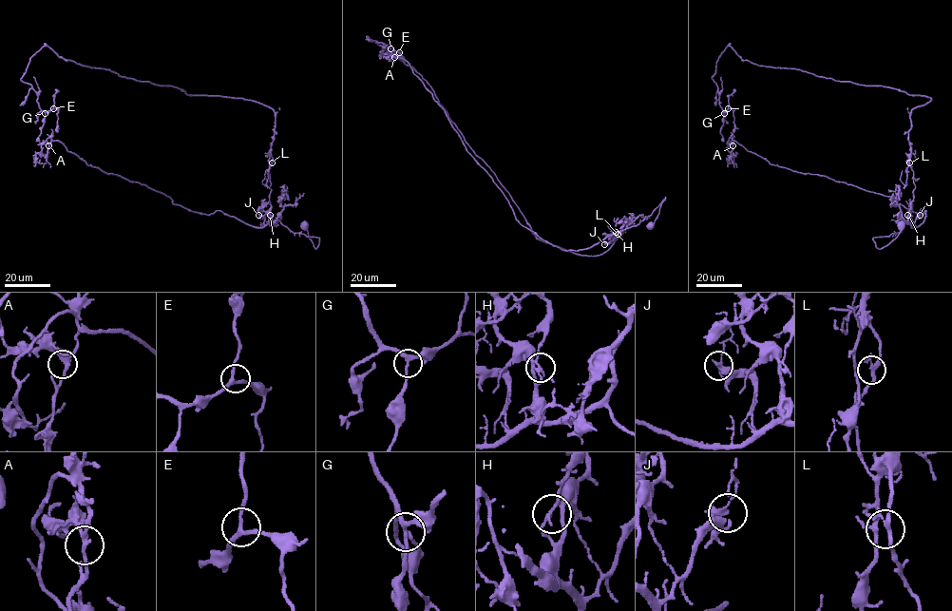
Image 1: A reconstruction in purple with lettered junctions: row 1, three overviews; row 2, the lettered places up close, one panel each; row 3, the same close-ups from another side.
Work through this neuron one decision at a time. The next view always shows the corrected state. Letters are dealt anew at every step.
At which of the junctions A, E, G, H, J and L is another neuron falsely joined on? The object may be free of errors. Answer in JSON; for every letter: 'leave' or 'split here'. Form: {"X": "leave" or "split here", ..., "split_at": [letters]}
{"A": "leave", "E": "leave", "G": "leave", "H": "split here", "J": "leave", "L": "leave", "split_at": ["H"]}

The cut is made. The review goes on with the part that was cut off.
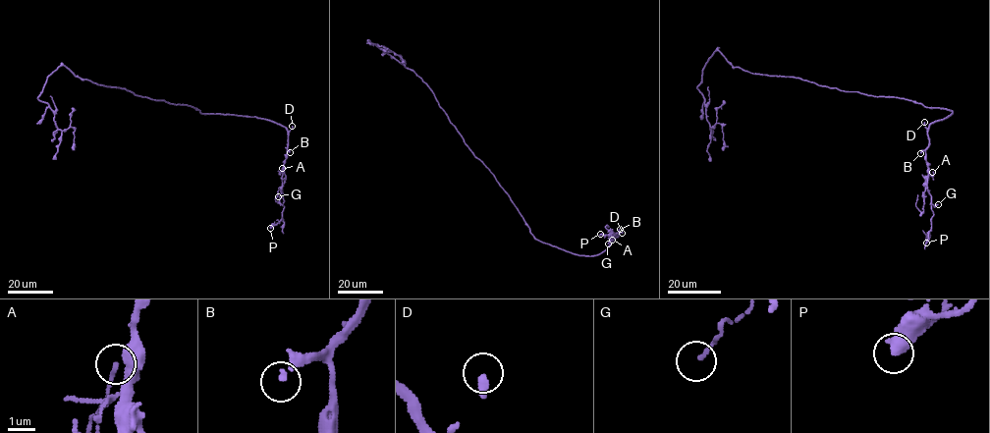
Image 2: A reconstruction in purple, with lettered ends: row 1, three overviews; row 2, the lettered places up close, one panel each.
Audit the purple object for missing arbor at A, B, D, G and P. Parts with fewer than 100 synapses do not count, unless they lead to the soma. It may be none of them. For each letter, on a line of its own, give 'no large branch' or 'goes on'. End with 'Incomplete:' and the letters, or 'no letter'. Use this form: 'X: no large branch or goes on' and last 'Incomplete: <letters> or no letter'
A: no large branch
B: goes on
D: goes on
G: no large branch
P: no large branch
Incomplete: B, D

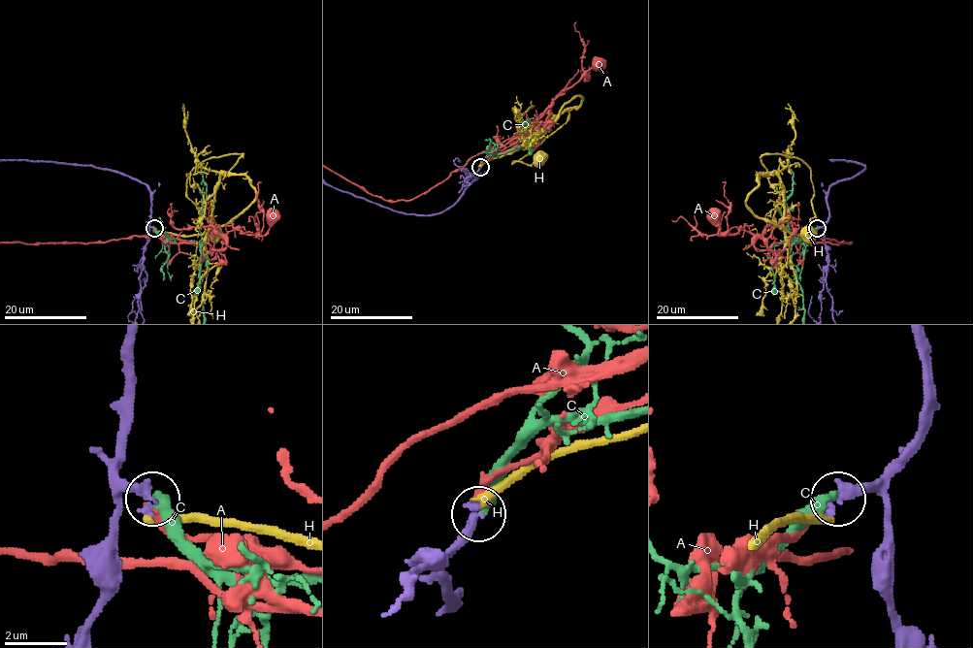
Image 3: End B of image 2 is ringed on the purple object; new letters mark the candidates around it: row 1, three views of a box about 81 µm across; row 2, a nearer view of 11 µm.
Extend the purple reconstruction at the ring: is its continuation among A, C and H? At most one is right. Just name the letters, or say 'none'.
C

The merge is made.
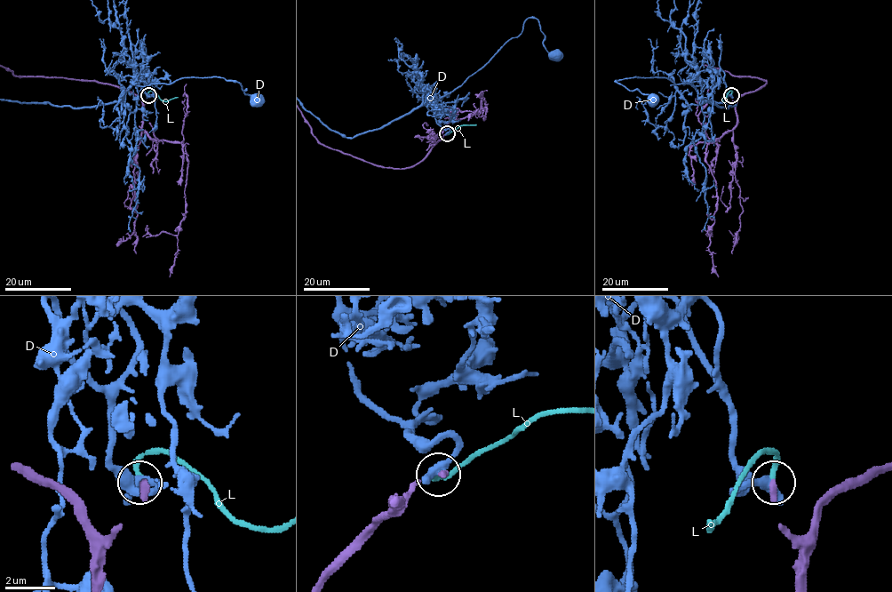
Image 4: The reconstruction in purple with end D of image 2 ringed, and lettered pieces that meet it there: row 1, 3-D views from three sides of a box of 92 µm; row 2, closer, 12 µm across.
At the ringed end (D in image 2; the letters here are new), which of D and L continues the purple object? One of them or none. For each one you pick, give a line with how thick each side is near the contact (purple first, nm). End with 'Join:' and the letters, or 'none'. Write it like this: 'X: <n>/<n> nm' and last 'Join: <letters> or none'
L: 240/200 nm
Join: L

